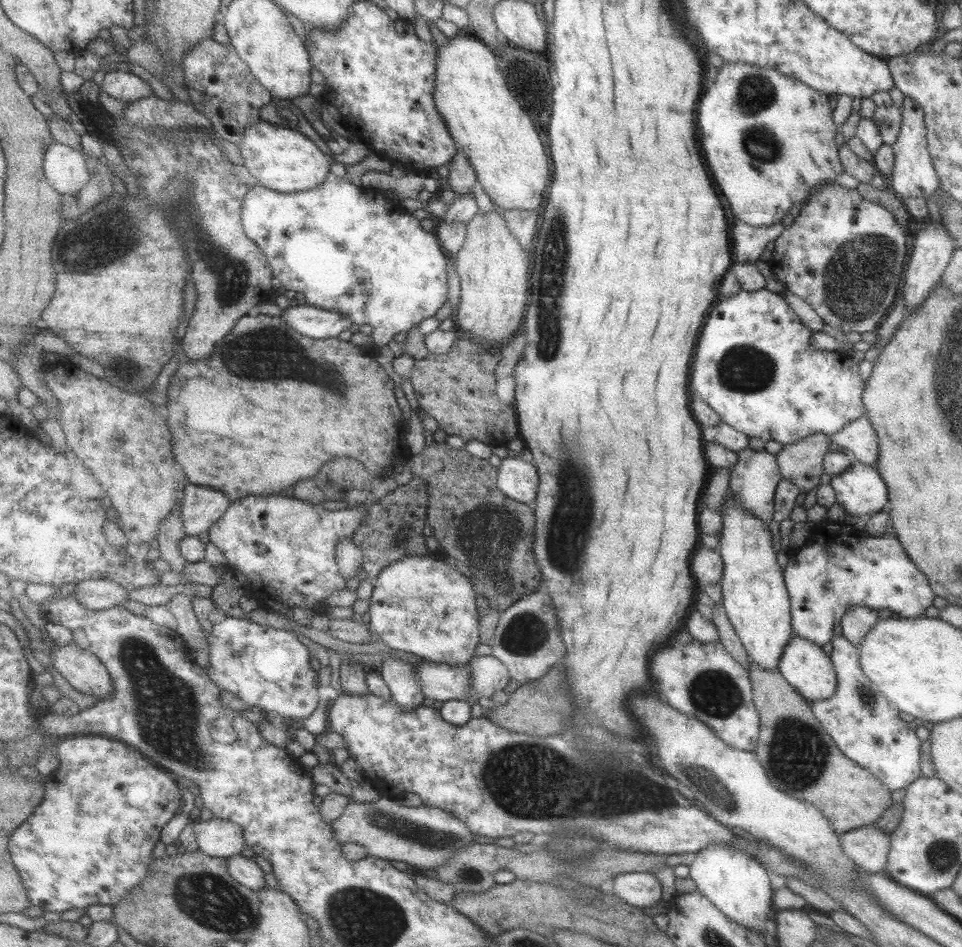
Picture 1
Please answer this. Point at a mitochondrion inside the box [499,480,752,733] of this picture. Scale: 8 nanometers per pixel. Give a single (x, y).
(715, 692)

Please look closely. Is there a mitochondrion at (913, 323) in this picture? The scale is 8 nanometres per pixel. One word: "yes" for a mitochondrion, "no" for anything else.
no

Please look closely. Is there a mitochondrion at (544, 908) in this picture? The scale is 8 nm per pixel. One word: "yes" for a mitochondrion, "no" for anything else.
no

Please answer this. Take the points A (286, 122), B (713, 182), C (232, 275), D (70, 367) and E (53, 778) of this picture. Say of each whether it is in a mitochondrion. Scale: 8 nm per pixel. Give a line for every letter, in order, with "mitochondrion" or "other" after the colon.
A: other
B: other
C: mitochondrion
D: other
E: other

